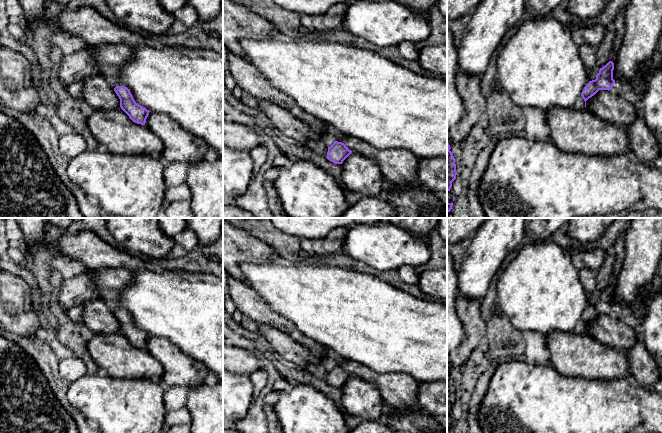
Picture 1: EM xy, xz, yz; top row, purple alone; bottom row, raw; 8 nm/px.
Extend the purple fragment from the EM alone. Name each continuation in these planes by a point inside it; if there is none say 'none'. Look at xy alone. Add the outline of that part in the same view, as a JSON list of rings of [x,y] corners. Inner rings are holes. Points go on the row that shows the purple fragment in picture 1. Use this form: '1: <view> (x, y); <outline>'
none

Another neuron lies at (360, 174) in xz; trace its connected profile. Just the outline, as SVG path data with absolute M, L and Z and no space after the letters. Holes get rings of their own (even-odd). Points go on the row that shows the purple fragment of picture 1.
M352 152L342 163L342 182L347 191L380 197L385 179L374 160Z

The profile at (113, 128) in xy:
M100 73L84 78L82 100L94 109L87 117L87 126L98 144L104 144L113 154L122 155L152 155L159 157L163 151L160 138L146 125L133 122L120 108L120 99L110 87L106 78Z

